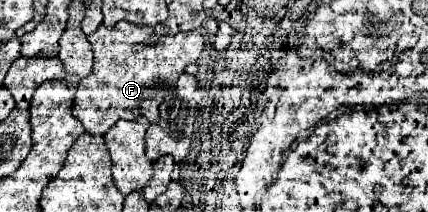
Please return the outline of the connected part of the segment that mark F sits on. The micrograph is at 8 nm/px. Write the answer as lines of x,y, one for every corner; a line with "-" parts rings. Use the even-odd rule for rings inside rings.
119,21
113,27
99,25
99,29
89,35
89,43
95,53
93,69
91,73
79,83
77,95
73,99
73,117
77,117
87,133
93,133
97,137
103,137
119,119
133,119
137,115
145,115
151,123
159,119
159,105
165,97
171,95
175,89
175,83
183,69
189,63
195,63
203,51
203,37
199,31
191,33
177,33
177,35
163,35
155,45
145,45
149,39
149,27
147,25
133,25
127,21

